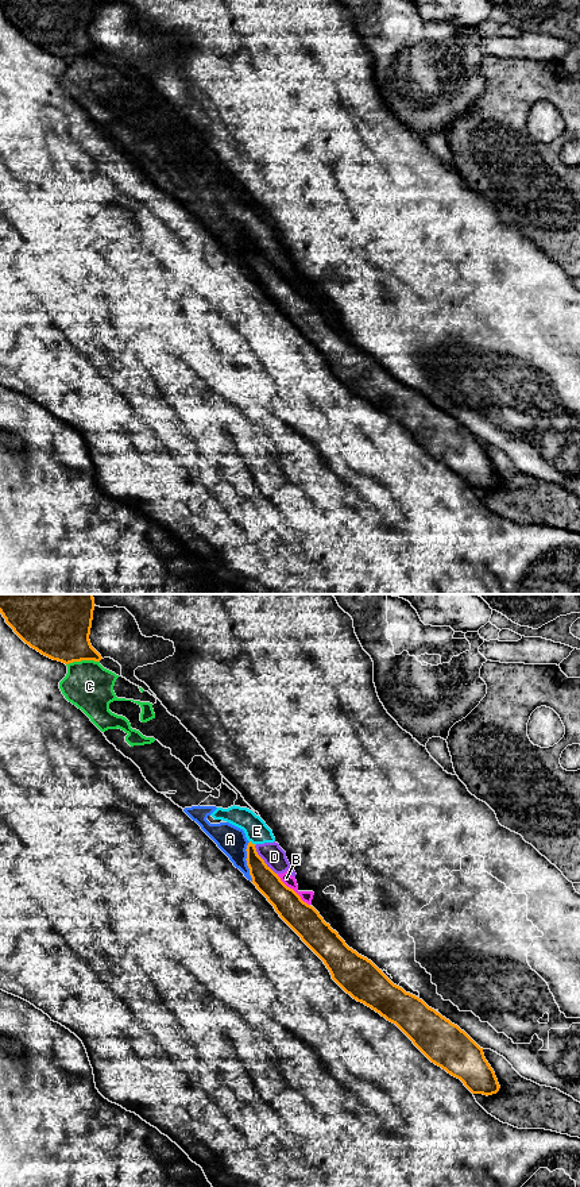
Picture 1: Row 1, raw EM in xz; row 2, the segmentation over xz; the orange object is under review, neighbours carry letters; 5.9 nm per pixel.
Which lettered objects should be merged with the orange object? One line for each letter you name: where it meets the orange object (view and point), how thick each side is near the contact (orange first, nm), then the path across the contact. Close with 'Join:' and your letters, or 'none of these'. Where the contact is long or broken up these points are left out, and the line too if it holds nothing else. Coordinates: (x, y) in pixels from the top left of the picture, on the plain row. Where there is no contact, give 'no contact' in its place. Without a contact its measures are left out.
Join: none of these

